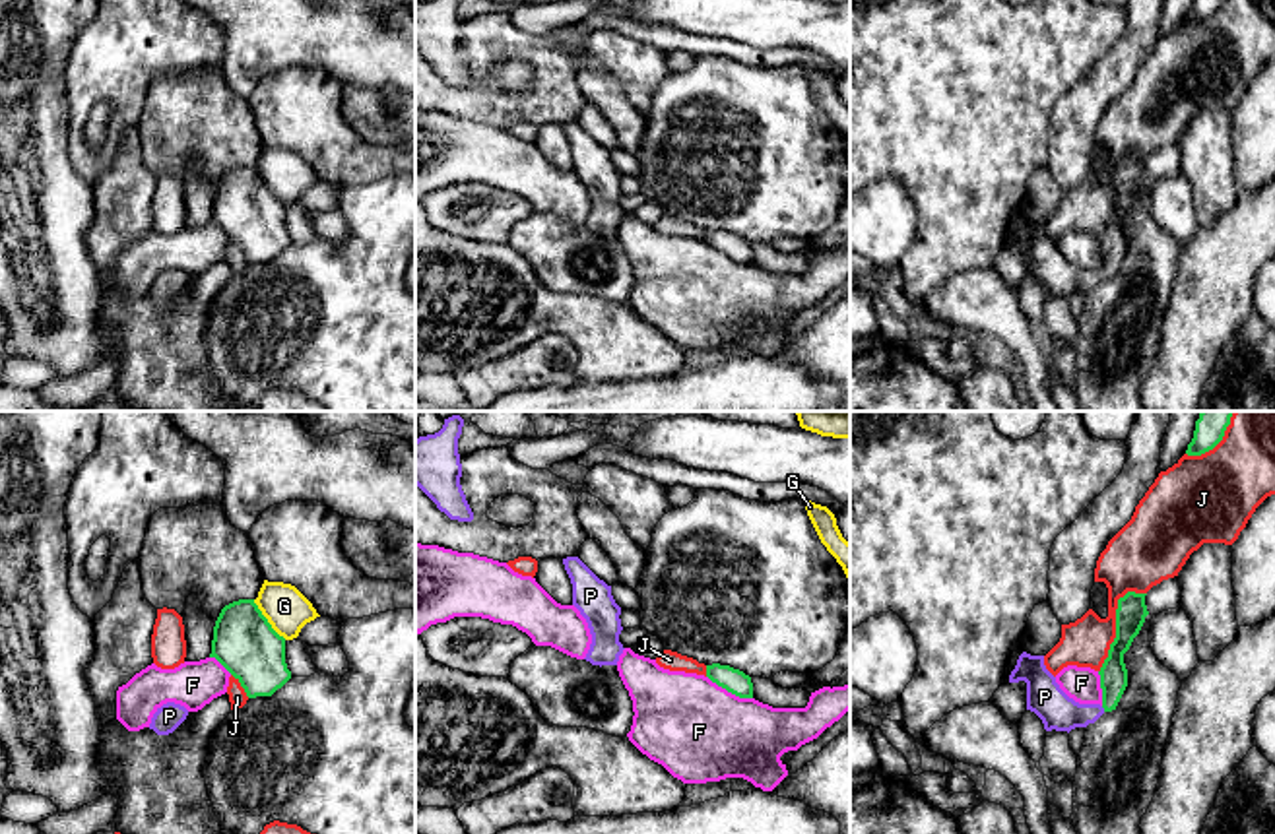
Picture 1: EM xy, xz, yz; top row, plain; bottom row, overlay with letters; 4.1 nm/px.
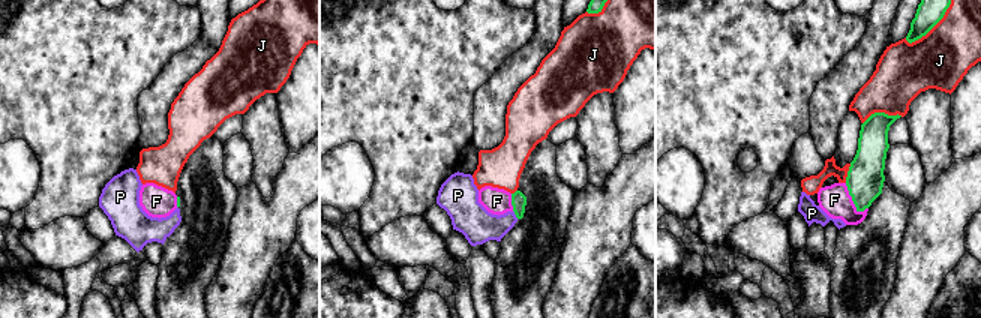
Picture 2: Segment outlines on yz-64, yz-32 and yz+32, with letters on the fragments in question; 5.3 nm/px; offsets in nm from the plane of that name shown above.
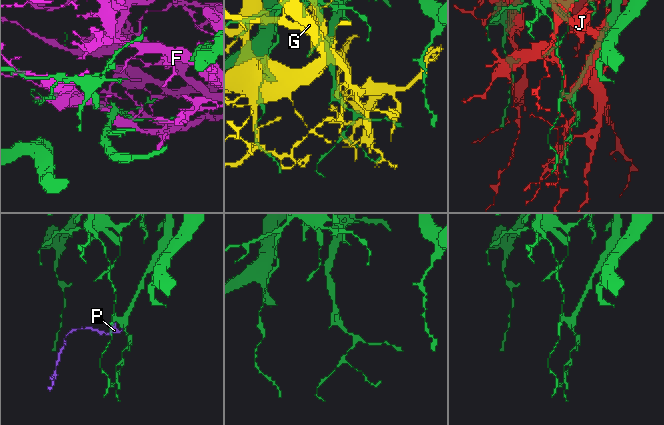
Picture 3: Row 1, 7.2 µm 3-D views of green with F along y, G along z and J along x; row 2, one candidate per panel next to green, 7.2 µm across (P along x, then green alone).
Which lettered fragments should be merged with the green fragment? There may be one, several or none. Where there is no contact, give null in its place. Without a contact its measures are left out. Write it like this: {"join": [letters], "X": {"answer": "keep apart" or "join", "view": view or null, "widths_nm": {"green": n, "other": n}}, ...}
{"join": ["P"], "F": {"answer": "keep apart", "view": "xz", "widths_nm": {"green": 100, "other": 420}}, "G": {"answer": "keep apart", "view": "xy", "widths_nm": {"green": 260, "other": 180}}, "J": {"answer": "keep apart", "view": "yz", "widths_nm": {"green": 130, "other": 220}}, "P": {"answer": "join", "view": "yz", "widths_nm": {"green": 110, "other": 150}}}

